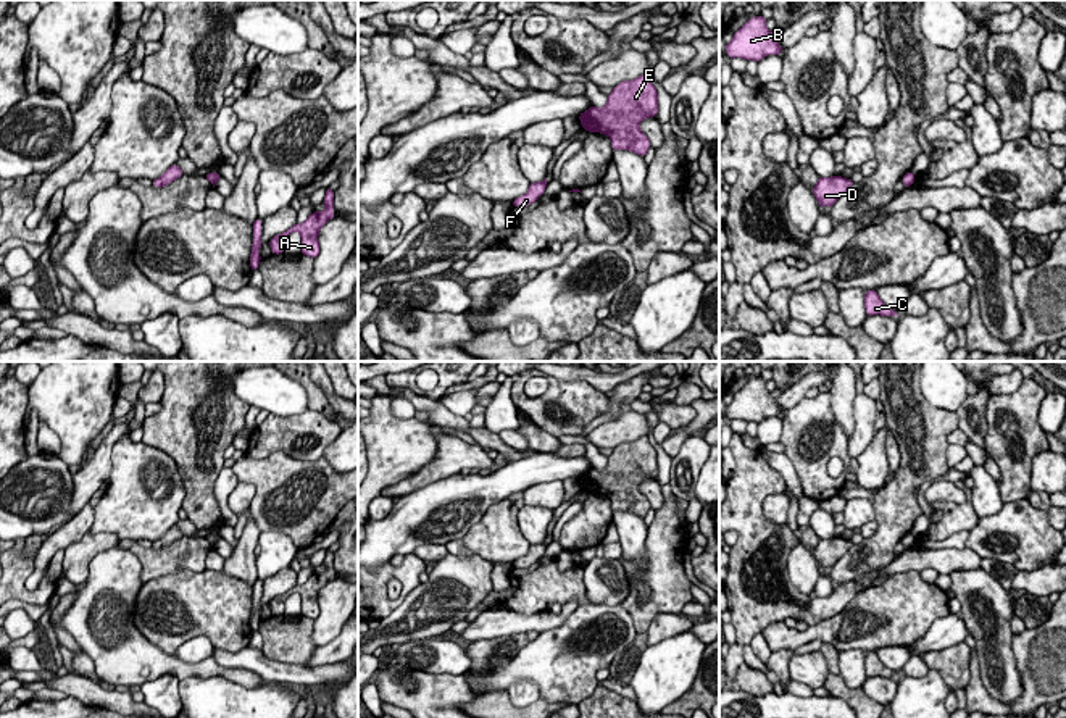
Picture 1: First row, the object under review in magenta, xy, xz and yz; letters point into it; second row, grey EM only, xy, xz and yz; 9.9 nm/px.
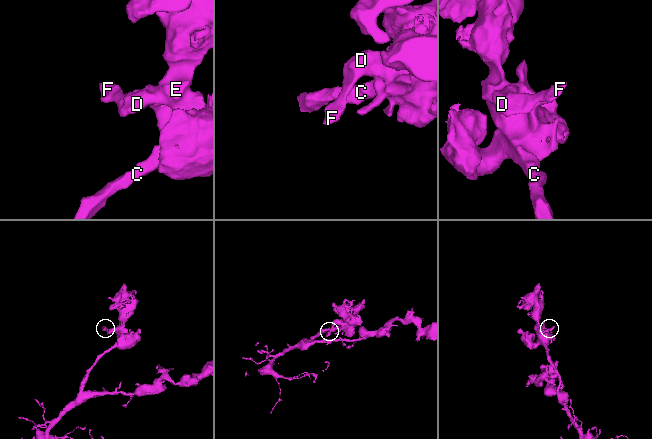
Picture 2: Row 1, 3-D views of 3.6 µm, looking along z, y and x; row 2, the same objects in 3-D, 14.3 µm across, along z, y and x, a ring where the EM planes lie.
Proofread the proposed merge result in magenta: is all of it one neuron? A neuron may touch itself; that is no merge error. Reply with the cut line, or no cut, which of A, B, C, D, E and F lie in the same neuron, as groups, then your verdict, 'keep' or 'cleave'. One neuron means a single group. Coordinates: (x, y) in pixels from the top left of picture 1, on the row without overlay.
no cut; A B C D E F; keep

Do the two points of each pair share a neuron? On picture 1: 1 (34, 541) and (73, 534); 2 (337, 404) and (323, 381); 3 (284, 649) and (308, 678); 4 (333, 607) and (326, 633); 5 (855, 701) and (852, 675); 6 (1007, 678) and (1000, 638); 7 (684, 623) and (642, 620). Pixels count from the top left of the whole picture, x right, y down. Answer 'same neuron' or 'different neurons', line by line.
1: different neurons
2: same neuron
3: different neurons
4: same neuron
5: different neurons
6: same neuron
7: different neurons

